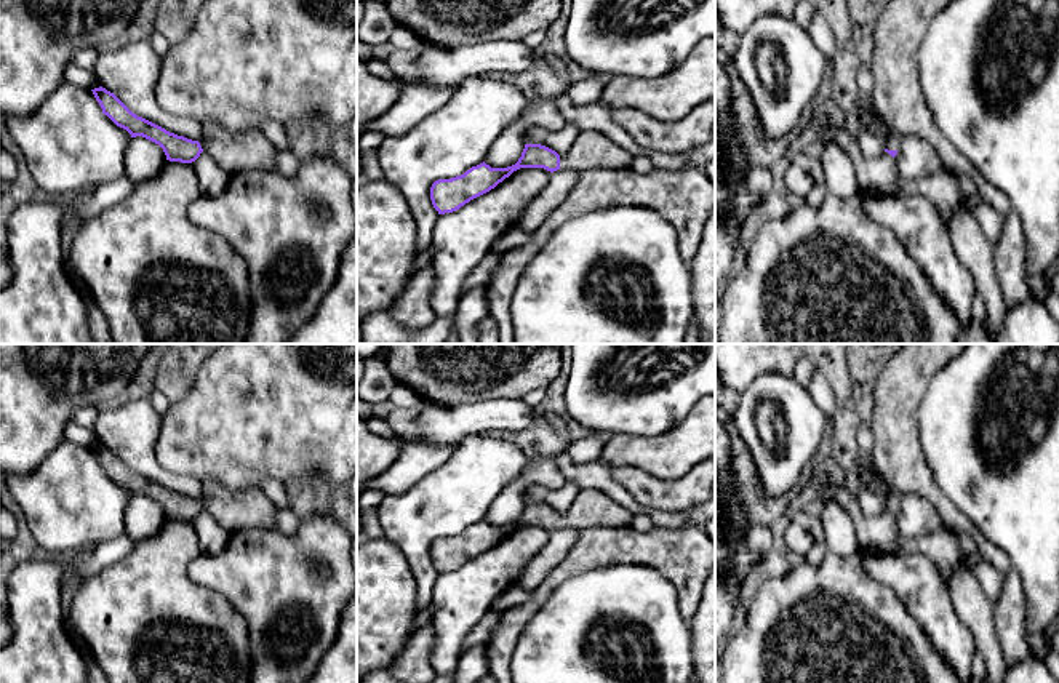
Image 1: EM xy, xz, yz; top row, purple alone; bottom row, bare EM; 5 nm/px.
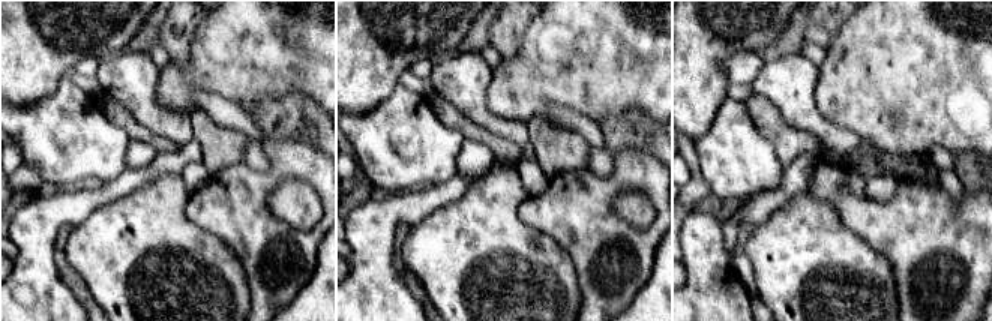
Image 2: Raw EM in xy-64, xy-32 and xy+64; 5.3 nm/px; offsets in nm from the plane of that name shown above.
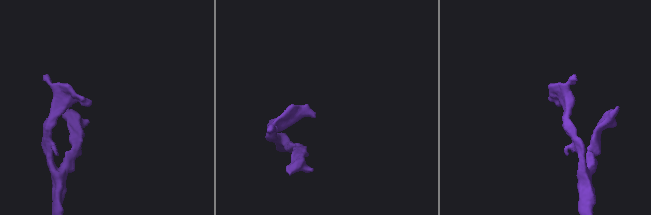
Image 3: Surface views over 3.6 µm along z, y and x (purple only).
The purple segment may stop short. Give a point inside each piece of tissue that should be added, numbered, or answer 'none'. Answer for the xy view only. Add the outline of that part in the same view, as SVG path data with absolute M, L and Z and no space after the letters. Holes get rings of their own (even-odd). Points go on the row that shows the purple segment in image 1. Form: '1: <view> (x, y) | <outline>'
1: xy (234, 152) | M208 120L203 123L198 142L203 152L230 176L254 170L277 171L275 147L261 130L229 133L216 122Z

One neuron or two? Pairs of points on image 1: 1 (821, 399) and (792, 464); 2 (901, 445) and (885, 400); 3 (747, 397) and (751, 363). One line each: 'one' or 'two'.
1: two
2: one
3: two

